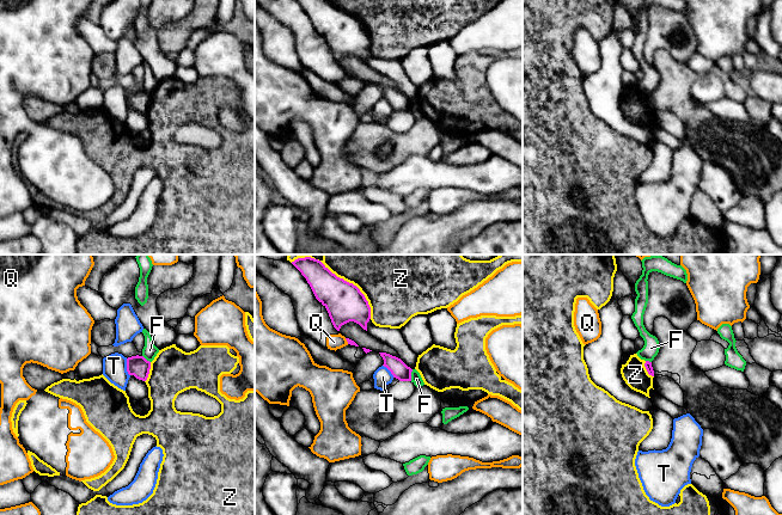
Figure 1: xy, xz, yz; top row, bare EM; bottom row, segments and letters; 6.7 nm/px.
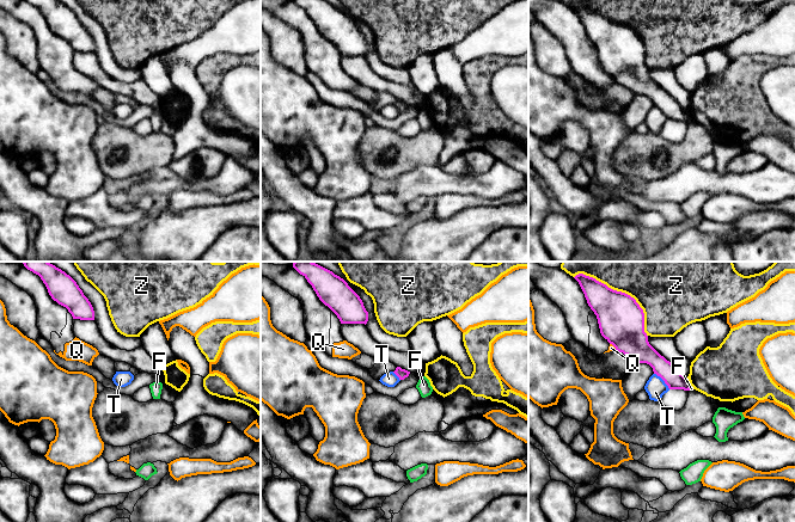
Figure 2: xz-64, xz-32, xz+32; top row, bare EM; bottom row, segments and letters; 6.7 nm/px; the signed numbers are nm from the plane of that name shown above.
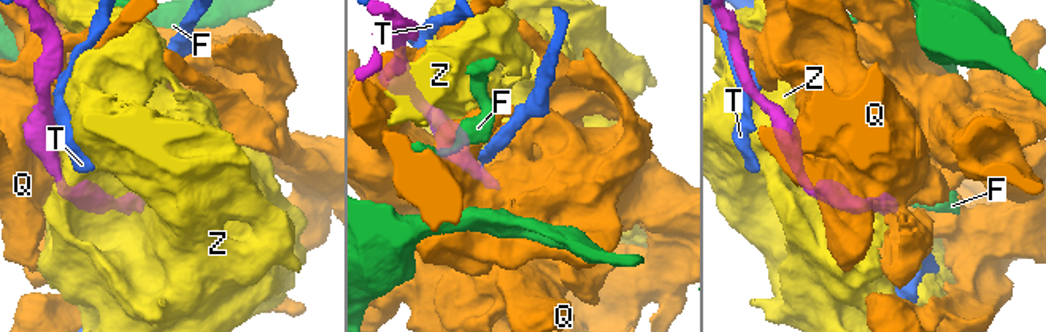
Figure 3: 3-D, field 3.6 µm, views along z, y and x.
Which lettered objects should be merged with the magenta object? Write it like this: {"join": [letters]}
{"join": []}

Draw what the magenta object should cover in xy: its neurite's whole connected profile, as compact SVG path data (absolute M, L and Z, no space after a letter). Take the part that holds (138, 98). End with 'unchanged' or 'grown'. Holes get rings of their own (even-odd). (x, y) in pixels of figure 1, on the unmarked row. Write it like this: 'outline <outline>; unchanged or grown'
outline M132 88L127 91L127 104L136 111L146 114L149 106L151 94L143 88Z; unchanged

